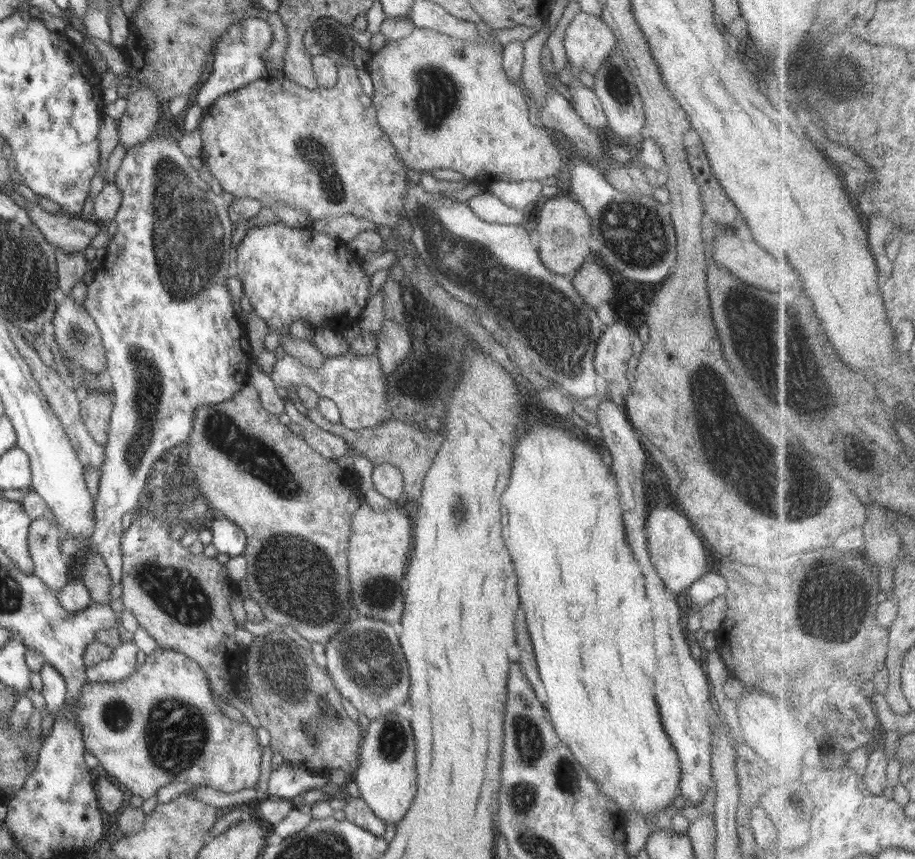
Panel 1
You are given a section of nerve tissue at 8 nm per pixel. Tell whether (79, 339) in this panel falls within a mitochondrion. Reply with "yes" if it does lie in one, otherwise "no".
yes

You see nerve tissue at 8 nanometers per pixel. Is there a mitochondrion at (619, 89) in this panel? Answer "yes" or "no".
yes

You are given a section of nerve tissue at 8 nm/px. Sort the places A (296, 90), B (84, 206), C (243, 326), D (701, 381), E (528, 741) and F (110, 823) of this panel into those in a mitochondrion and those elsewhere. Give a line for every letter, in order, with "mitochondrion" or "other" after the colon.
A: other
B: other
C: other
D: other
E: mitochondrion
F: other

